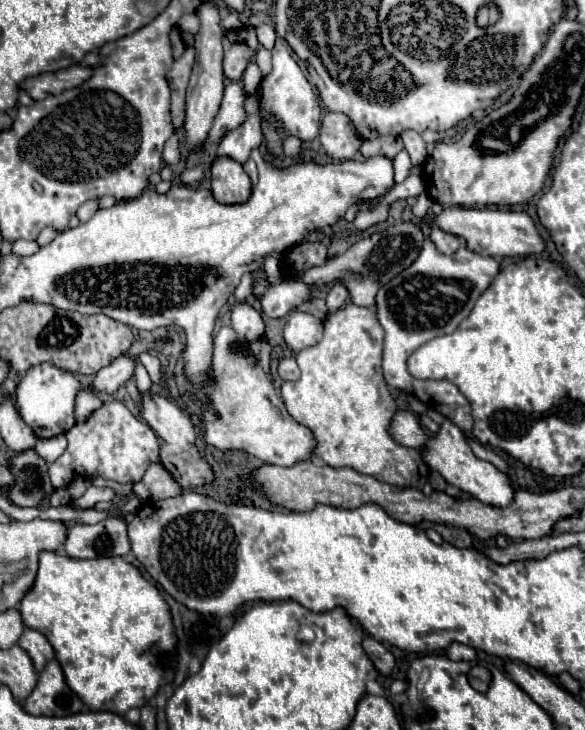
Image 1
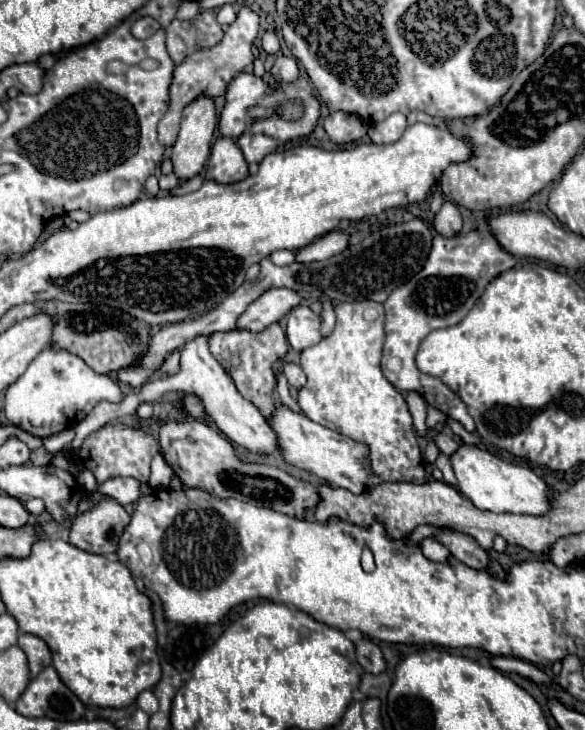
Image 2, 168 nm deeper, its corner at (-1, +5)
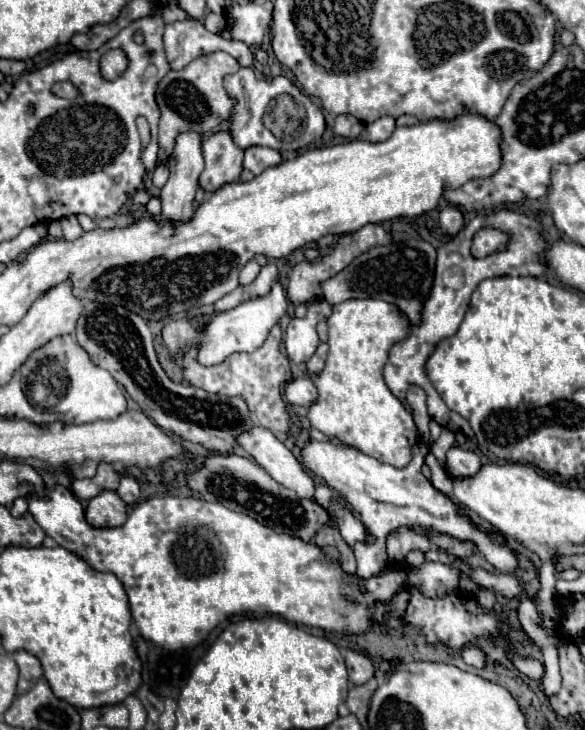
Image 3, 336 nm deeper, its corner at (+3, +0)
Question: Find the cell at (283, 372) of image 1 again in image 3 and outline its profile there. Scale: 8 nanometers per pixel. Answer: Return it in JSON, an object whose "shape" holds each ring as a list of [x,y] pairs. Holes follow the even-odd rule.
{"shape":[[[308,376],[292,378],[284,386],[284,396],[290,404],[298,404],[298,406],[308,408],[316,400],[316,388],[314,388],[314,384],[310,382]]]}

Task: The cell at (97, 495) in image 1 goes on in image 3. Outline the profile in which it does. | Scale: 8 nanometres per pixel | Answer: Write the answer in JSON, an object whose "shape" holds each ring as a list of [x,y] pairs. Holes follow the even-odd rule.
{"shape":[[[124,476],[116,494],[124,500],[124,504],[134,504],[140,498],[140,486],[132,476]]]}

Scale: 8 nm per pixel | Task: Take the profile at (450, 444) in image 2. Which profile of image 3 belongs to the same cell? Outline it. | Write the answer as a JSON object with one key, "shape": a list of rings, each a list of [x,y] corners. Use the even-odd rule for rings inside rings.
{"shape":[[[454,446],[448,452],[448,474],[452,478],[464,478],[464,476],[472,476],[478,472],[480,464],[480,456],[476,456],[470,450],[464,450],[460,446]]]}

